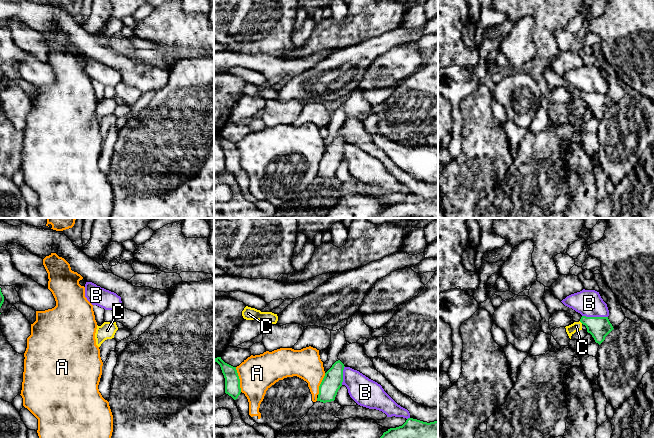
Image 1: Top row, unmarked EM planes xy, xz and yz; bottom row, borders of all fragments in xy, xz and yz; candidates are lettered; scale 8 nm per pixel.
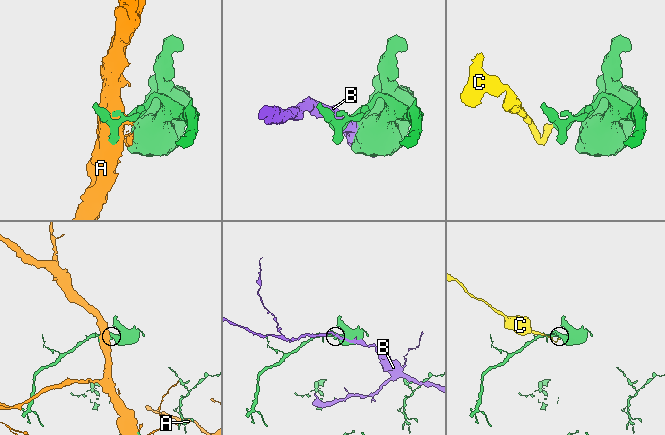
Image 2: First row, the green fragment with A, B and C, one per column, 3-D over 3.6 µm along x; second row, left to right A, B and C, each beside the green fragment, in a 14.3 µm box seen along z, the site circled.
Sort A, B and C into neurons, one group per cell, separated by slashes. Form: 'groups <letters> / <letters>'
groups A / B / C

